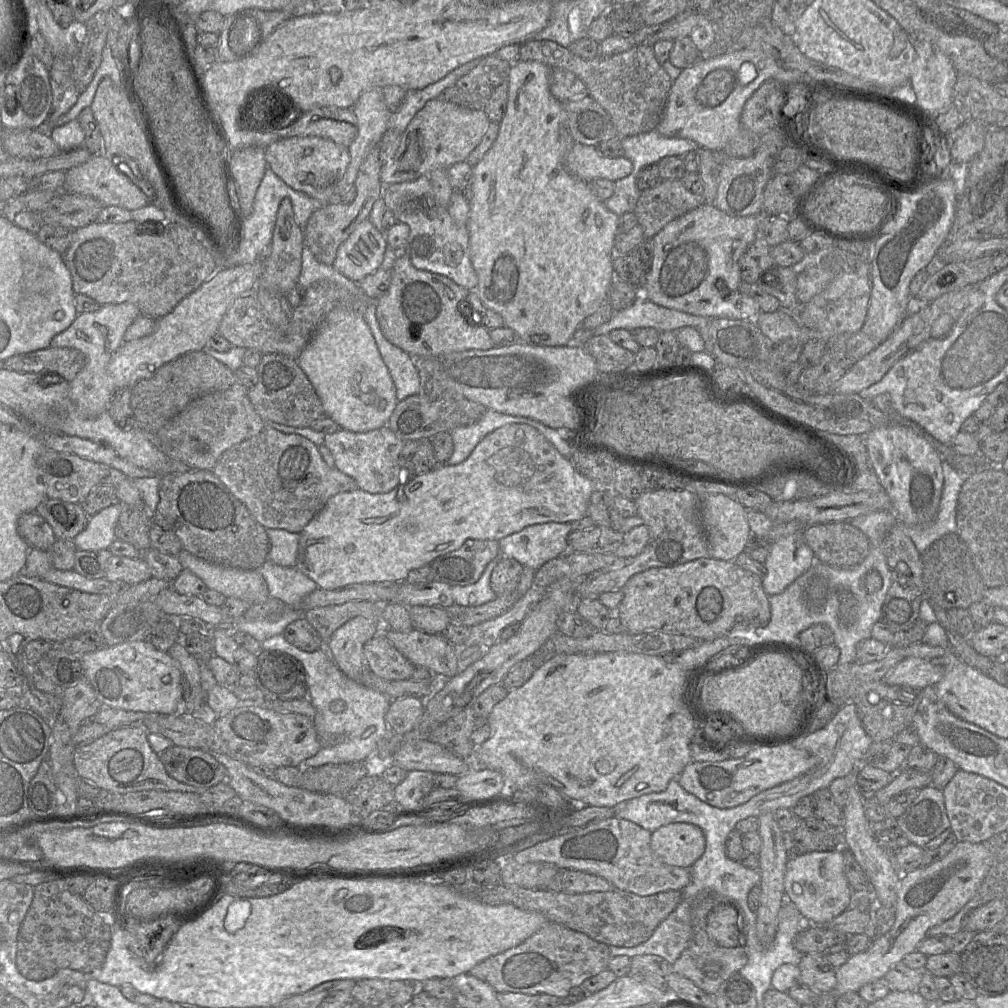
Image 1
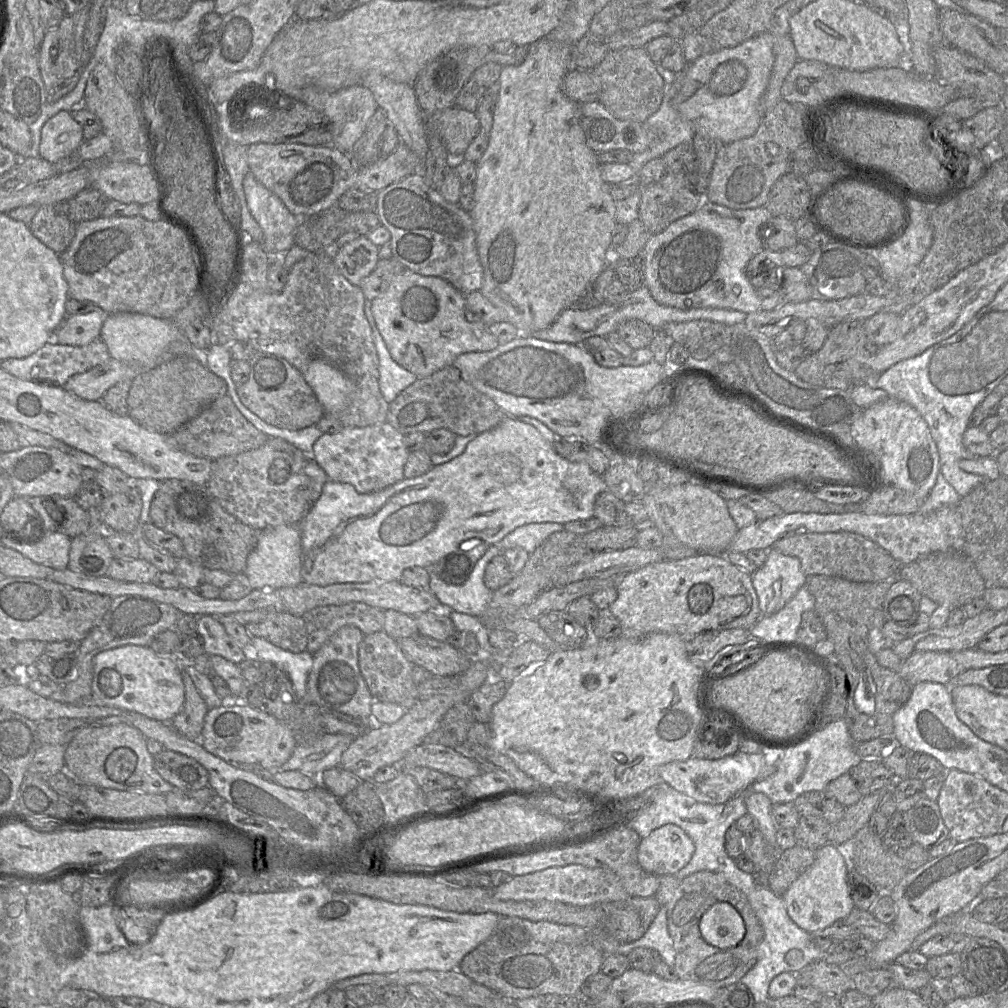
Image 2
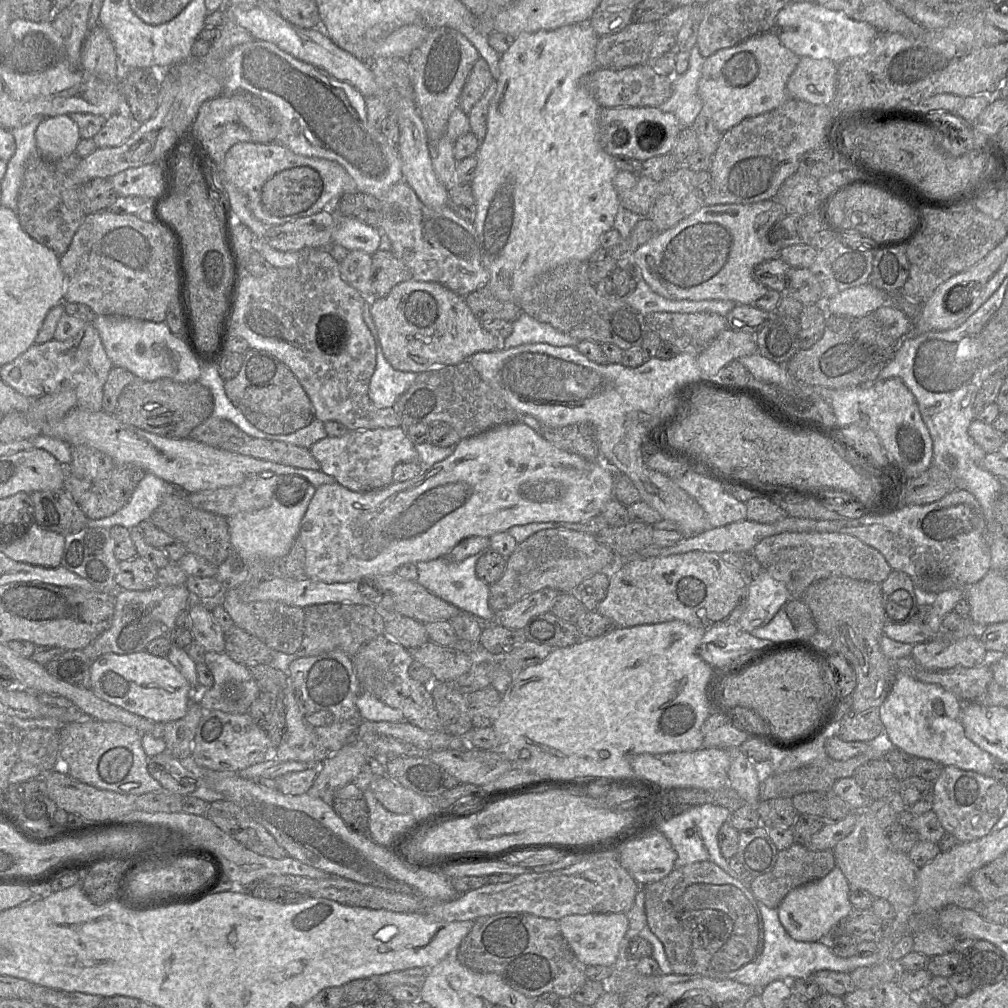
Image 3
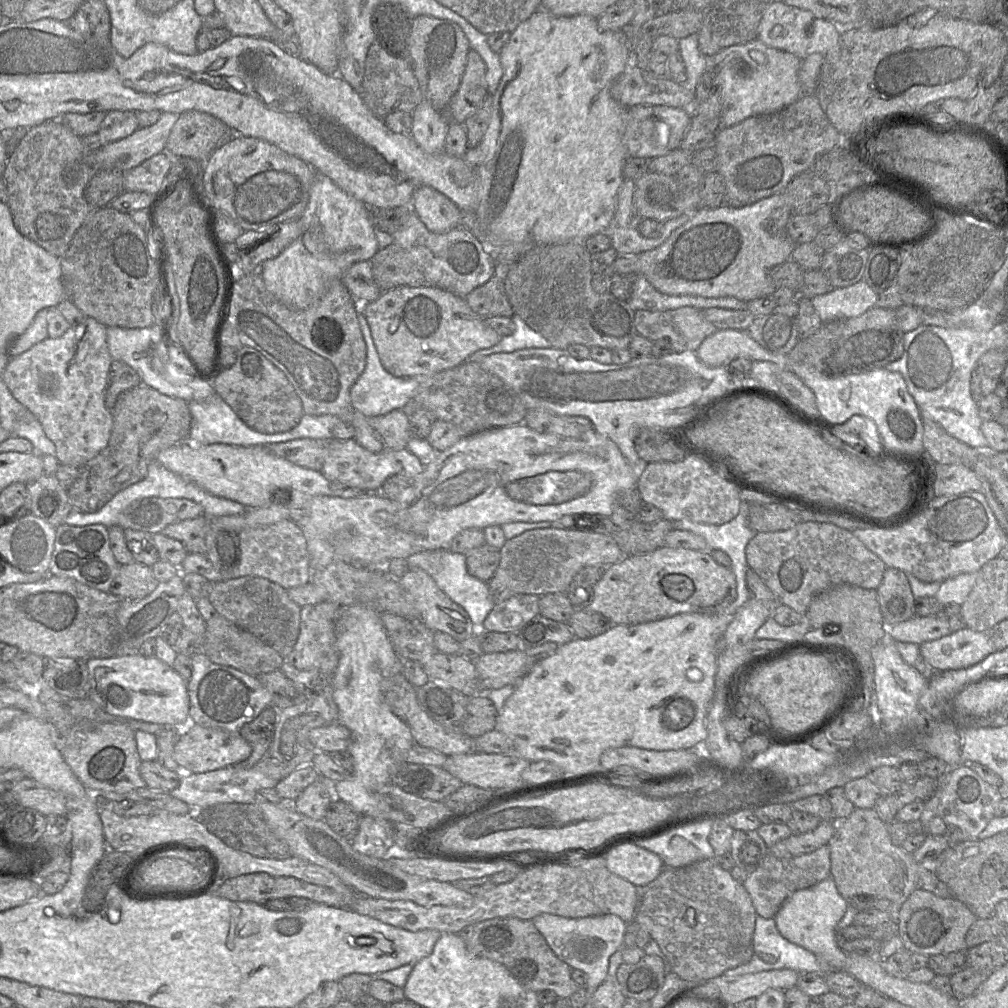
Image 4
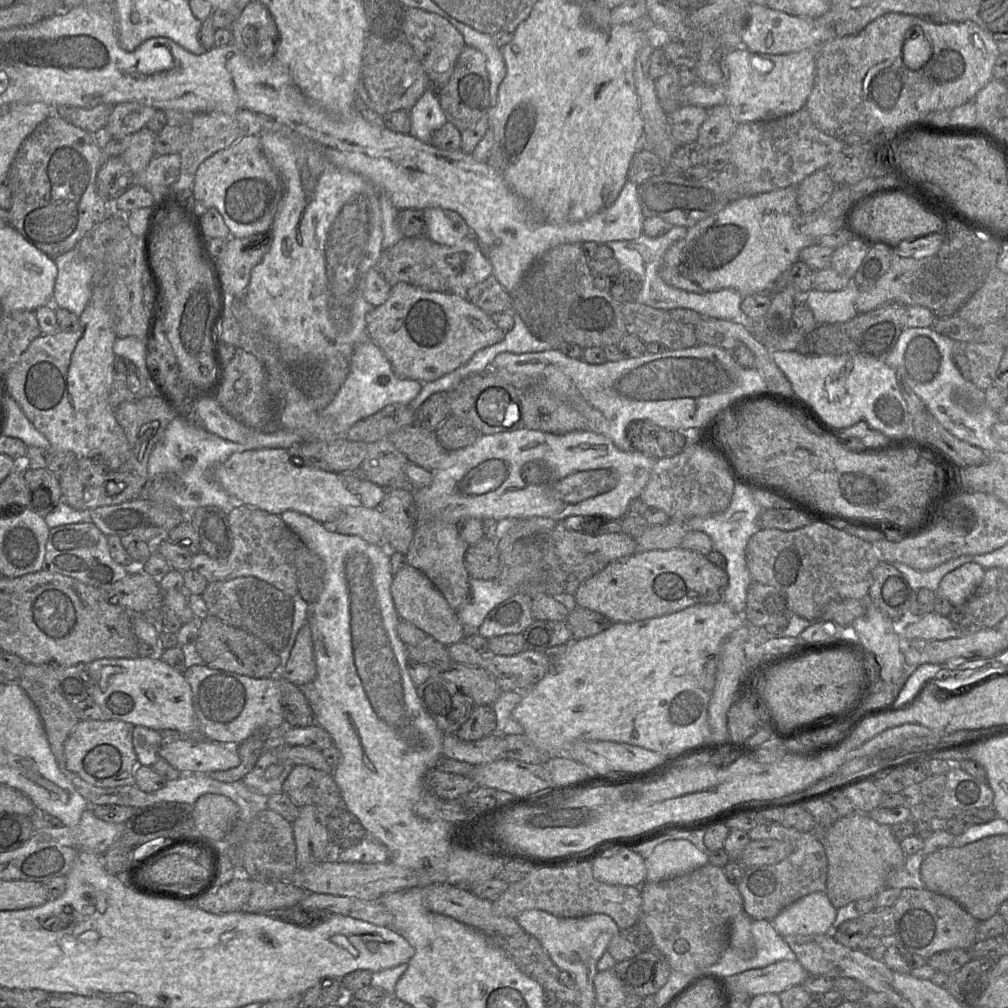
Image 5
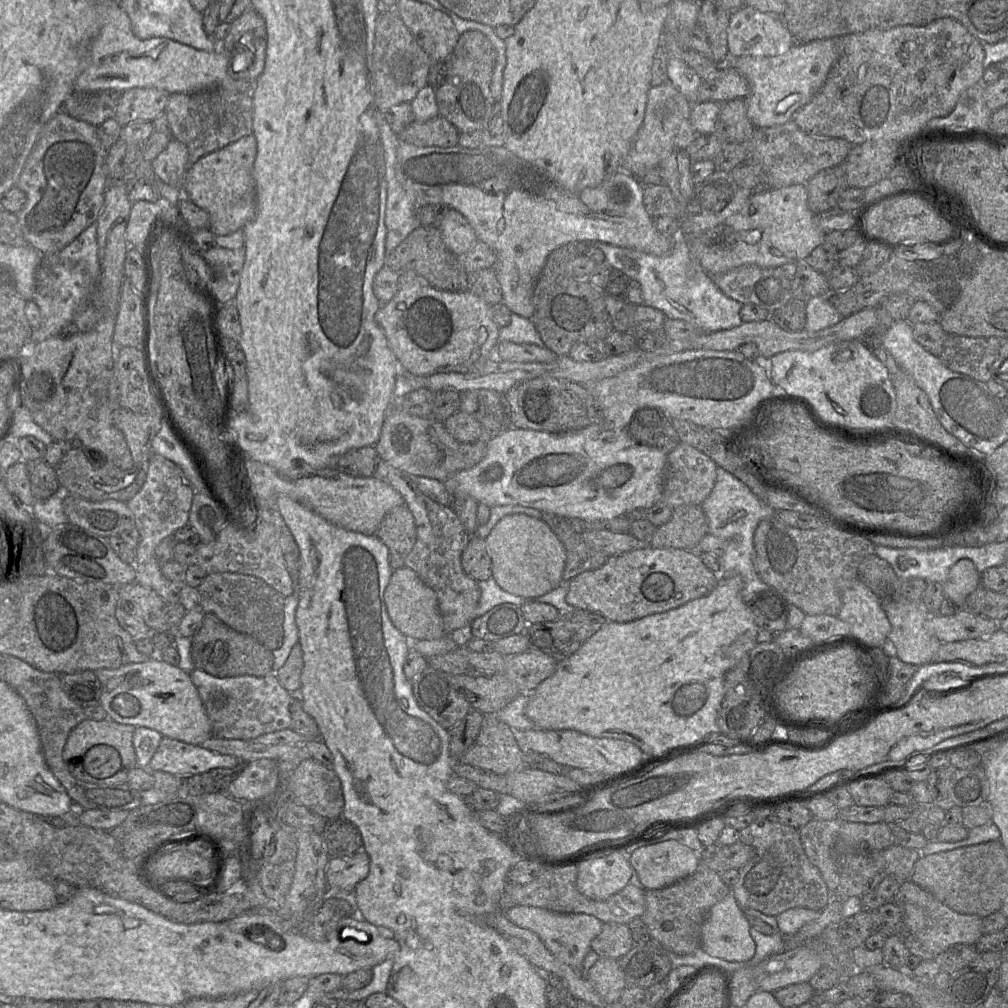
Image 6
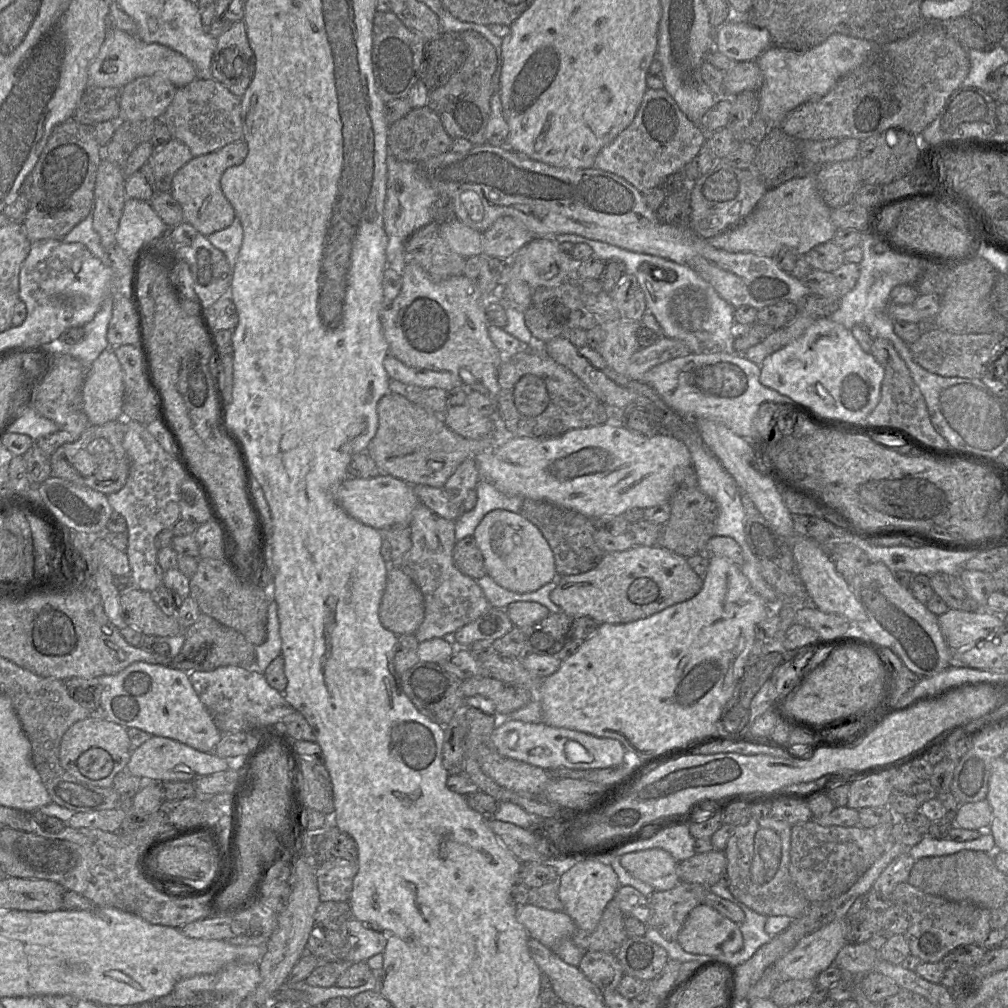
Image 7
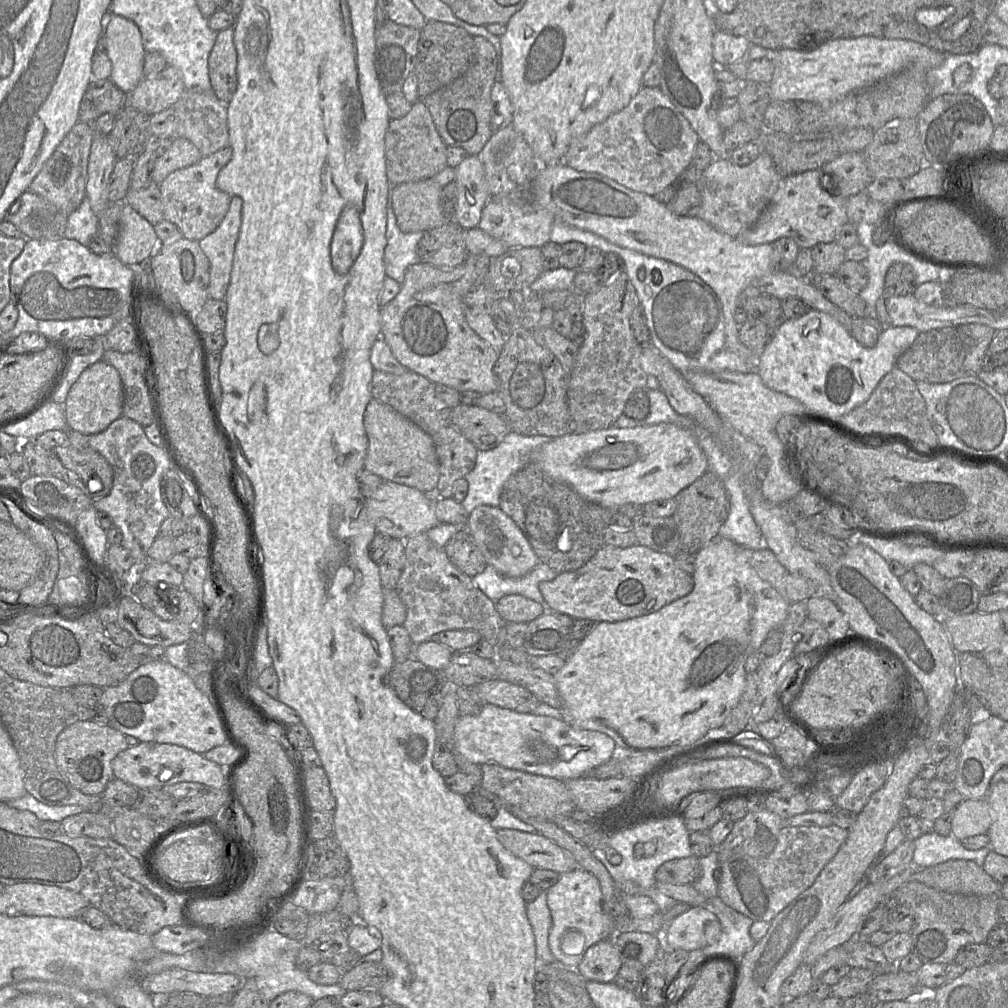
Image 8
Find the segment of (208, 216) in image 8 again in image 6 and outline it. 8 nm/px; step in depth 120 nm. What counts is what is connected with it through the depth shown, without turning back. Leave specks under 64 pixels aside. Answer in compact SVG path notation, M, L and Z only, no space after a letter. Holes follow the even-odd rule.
M251 134L201 157L187 169L182 179L183 196L209 214L209 230L215 236L242 230L254 216L256 188L252 170L256 154L257 142Z

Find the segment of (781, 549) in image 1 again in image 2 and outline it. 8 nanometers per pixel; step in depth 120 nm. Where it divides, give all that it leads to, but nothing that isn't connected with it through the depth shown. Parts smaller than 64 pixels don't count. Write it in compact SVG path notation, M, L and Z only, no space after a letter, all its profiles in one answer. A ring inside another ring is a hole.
M770 548L765 563L751 575L751 580L762 616L770 616L804 586L806 575L798 558Z

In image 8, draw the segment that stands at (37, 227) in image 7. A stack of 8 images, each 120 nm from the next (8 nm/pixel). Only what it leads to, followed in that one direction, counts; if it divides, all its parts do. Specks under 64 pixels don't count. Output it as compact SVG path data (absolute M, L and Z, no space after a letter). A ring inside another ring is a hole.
M78 121L54 150L29 186L66 215L75 211L86 197L87 166L95 135L93 124Z

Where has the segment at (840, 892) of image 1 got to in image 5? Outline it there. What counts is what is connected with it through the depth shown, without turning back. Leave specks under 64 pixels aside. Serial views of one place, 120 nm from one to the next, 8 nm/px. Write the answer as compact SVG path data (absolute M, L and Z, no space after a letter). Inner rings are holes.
M814 892L783 909L772 924L781 936L831 934L836 915L826 892Z

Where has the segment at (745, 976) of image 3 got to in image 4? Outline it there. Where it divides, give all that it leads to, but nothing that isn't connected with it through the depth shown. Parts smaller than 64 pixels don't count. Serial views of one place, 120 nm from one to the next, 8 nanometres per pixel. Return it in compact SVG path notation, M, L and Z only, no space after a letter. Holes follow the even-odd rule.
M756 913L756 921L755 921L755 930L753 935L753 946L754 946L754 954L752 959L748 963L729 969L725 971L723 975L738 976L749 973L776 970L776 969L792 969L800 974L807 972L827 974L830 971L843 971L839 969L830 968L828 963L826 963L822 959L819 959L811 951L797 944L794 944L789 940L787 940L786 938L784 938L779 932L774 918L763 918L757 915L757 913ZM764 953L773 955L775 958L774 963L764 962L761 959L761 955Z

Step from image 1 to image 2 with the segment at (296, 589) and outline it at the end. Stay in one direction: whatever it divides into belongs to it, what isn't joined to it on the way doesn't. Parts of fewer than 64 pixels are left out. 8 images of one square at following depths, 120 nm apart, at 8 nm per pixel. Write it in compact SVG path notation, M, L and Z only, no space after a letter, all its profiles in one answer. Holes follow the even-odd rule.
M298 524L267 527L258 533L255 549L249 554L244 574L253 589L296 586L301 577L301 537Z

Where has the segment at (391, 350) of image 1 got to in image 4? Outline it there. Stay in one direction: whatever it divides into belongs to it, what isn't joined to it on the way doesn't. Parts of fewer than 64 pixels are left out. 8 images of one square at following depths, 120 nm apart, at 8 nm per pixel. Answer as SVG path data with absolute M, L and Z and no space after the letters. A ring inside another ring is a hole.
M359 314L359 324L367 346L366 367L350 390L353 407L366 416L379 416L402 409L415 395L424 377L395 377L382 364L365 317Z

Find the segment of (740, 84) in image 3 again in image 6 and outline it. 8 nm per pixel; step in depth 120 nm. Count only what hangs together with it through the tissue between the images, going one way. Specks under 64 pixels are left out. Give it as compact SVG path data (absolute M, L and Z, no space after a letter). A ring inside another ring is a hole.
M829 38L795 44L777 56L742 56L731 59L731 65L744 75L750 86L746 103L747 116L753 126L769 128L790 121L793 114L809 103L822 88L838 57L838 40Z

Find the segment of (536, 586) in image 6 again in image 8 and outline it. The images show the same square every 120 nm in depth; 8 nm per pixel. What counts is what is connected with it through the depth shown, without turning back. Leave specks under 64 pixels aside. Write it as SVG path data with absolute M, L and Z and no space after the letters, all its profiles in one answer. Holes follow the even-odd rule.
M477 506L467 520L467 529L484 556L487 565L493 566L504 576L517 578L529 573L539 559L517 524L499 507Z

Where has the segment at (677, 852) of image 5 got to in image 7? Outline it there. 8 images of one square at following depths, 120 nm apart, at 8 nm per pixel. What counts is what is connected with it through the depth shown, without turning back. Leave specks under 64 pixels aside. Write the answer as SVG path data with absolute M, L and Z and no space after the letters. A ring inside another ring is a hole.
M661 848L626 853L621 856L620 864L654 891L670 890L680 883L677 861Z

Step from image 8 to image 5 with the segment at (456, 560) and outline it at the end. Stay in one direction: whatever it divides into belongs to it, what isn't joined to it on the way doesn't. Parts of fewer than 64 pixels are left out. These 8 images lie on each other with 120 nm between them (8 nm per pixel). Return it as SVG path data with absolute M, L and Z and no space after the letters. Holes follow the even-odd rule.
M484 537L467 548L464 564L470 578L493 580L499 574L499 558L497 539Z

